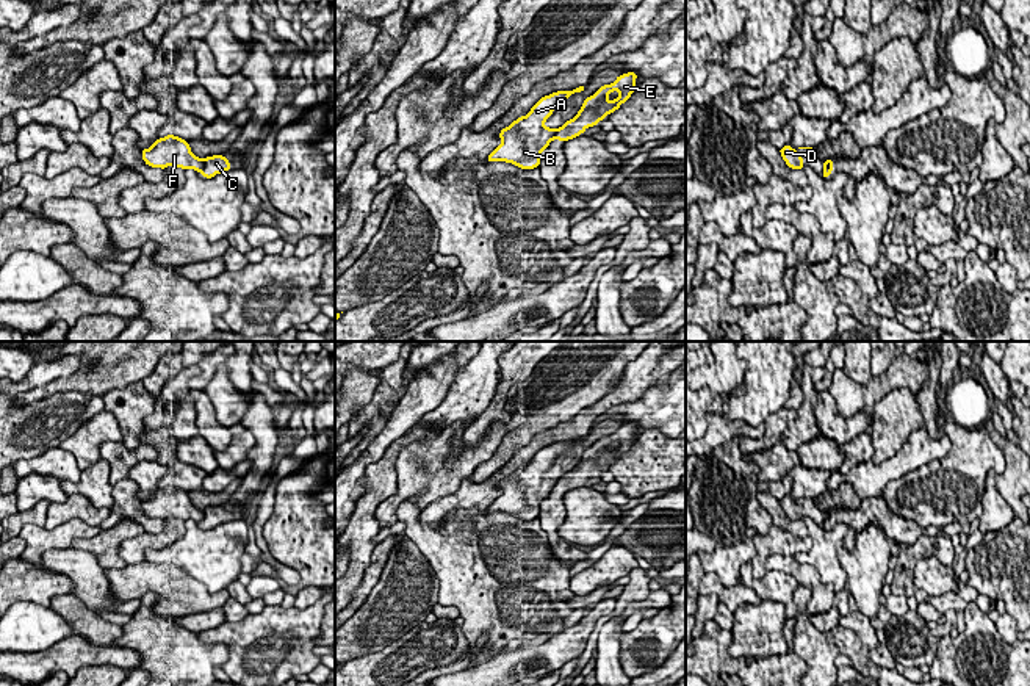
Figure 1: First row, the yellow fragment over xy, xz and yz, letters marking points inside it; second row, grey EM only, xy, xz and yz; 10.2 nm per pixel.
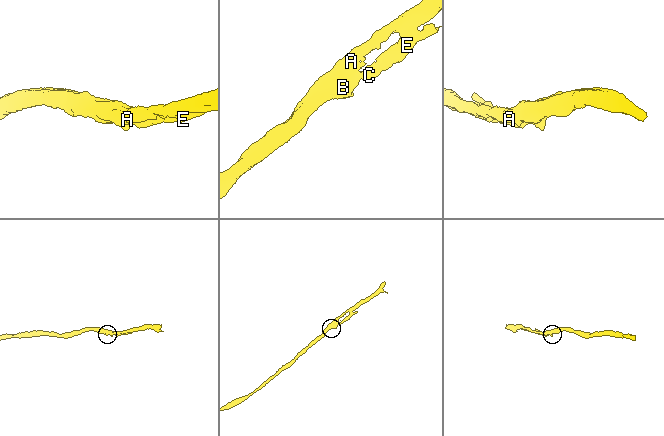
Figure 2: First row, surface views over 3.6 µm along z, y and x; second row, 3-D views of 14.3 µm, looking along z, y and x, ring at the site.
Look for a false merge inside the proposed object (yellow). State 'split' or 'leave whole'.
split

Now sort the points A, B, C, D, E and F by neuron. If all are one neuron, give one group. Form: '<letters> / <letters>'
A B D F / C E

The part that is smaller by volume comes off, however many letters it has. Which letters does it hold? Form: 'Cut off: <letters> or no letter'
Cut off: C, E

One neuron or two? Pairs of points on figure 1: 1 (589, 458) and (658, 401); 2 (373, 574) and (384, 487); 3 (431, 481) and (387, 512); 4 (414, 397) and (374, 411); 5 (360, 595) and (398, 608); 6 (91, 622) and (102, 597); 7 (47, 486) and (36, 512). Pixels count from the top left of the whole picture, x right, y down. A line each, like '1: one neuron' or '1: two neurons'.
1: two neurons
2: two neurons
3: one neuron
4: two neurons
5: two neurons
6: two neurons
7: two neurons

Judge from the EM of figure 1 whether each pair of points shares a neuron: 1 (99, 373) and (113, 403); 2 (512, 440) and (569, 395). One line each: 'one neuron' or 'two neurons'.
1: two neurons
2: one neuron

